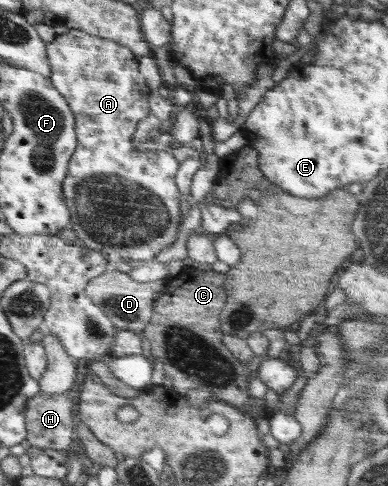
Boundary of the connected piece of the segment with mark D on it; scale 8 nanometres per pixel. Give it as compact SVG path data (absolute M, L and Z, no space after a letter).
M113 268L92 279L87 284L85 293L111 319L113 325L118 326L119 329L132 331L141 337L144 327L153 315L152 305L154 301L165 291L170 280L170 278L163 278L157 281L139 283L131 279L129 274Z

